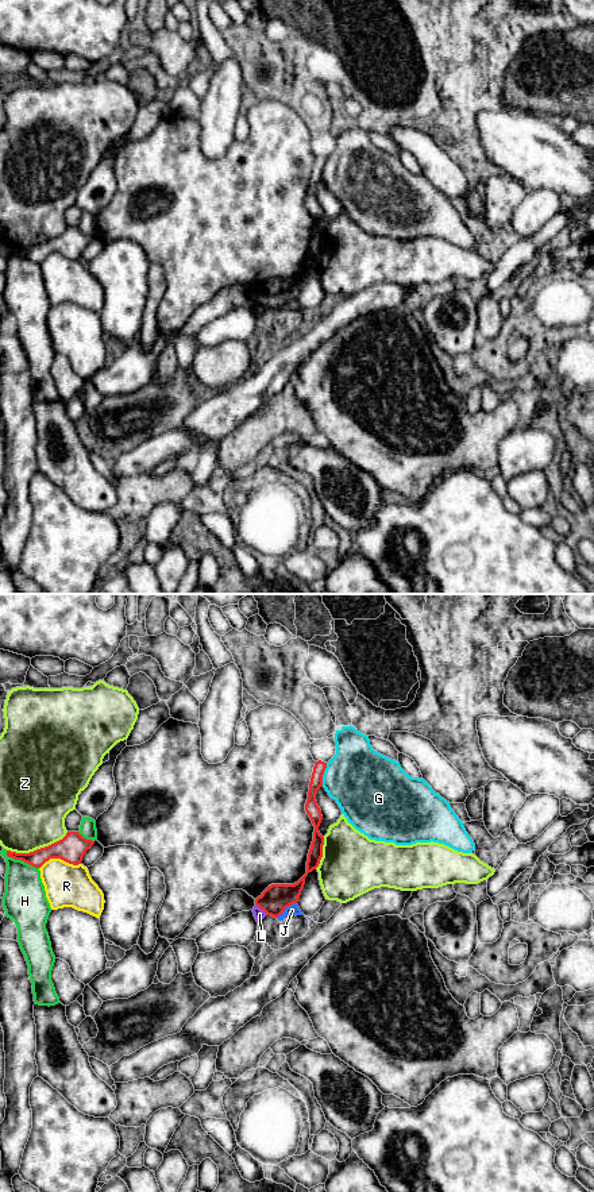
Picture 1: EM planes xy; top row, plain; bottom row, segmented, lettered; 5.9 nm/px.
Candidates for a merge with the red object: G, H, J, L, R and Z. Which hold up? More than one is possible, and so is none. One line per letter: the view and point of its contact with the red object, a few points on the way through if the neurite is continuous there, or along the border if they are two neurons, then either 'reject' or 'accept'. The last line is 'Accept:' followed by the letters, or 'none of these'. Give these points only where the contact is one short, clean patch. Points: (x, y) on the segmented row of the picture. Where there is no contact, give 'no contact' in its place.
G: meets red in xy at (323, 774); border along xy (327, 763), (323, 771), (321, 786); reject
H: meets red in xy at (20, 859); reject
J: meets red in xy at (285, 907); border along xy (296, 902), (289, 905), (277, 918); reject
L: meets red in xy at (262, 909); border along xy (255, 903), (267, 914); reject
R: meets red in xy at (60, 857); reject
Z: meets red in xy at (37, 849); reject
Accept: none of these

